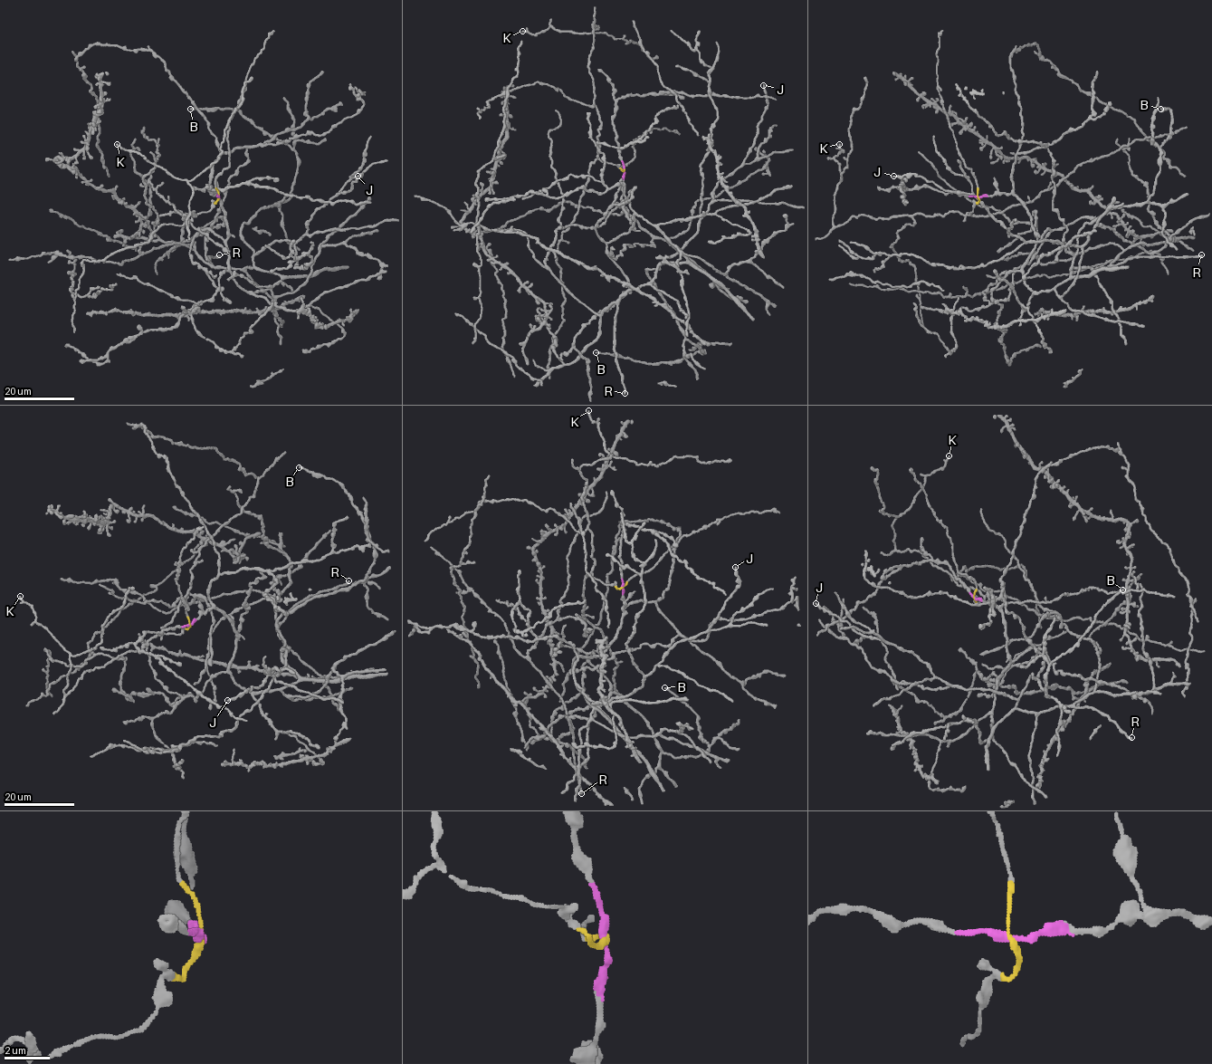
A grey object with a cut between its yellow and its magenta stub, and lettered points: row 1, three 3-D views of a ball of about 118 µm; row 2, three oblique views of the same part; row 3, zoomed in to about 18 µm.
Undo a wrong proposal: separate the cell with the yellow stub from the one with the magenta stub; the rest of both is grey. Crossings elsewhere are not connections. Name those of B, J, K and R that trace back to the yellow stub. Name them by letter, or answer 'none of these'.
K

